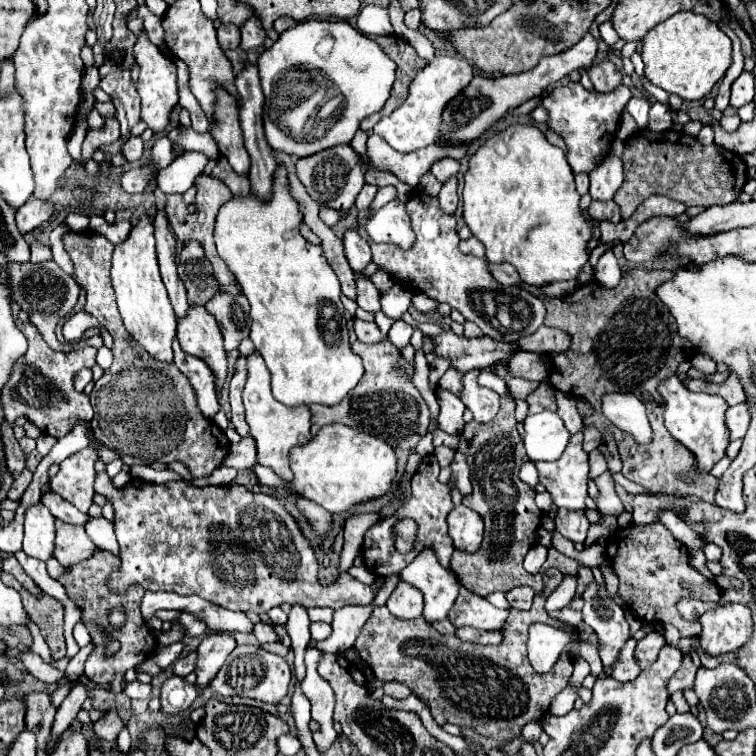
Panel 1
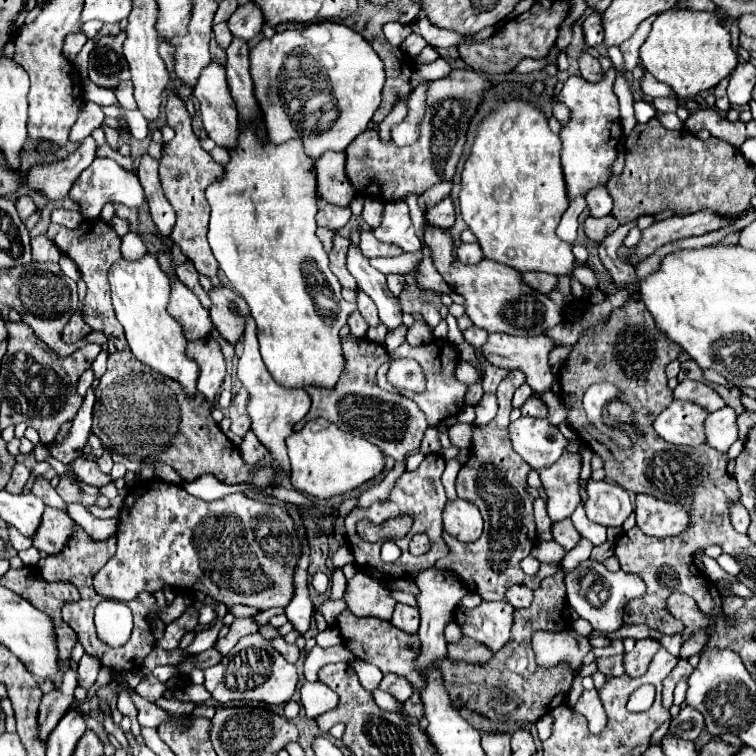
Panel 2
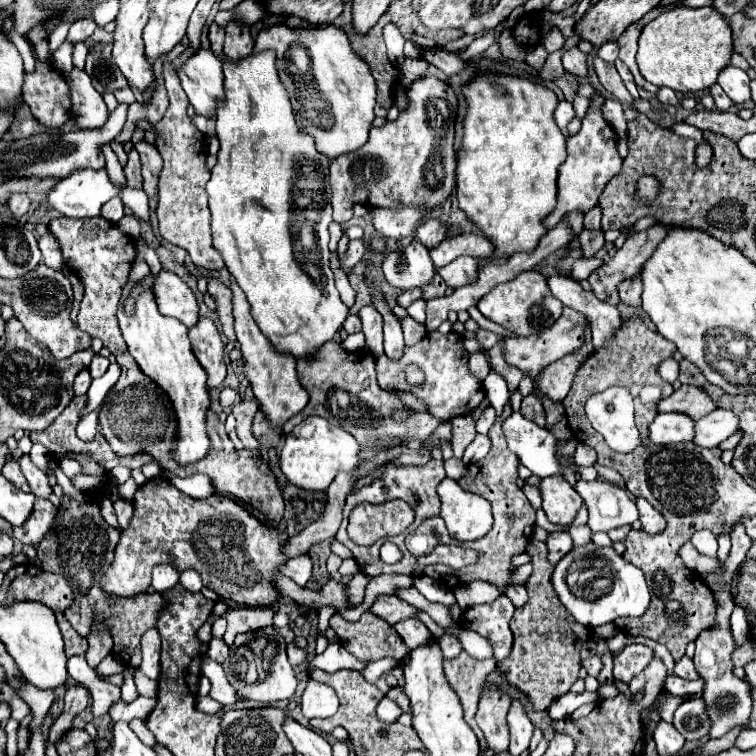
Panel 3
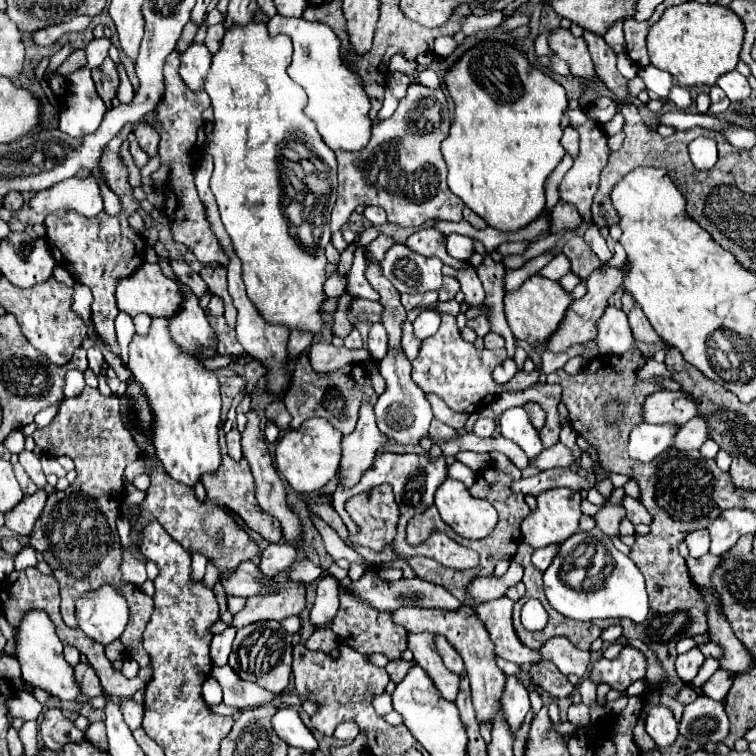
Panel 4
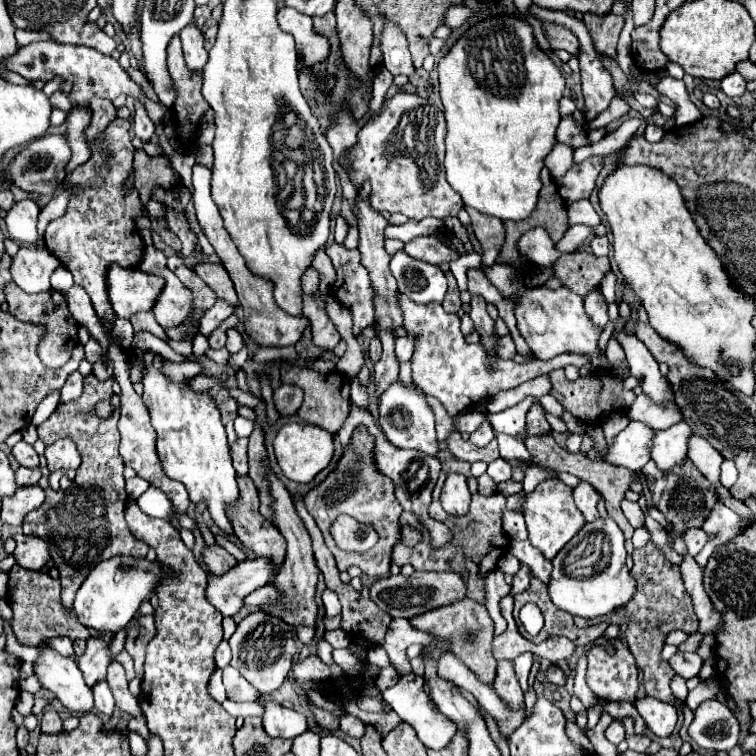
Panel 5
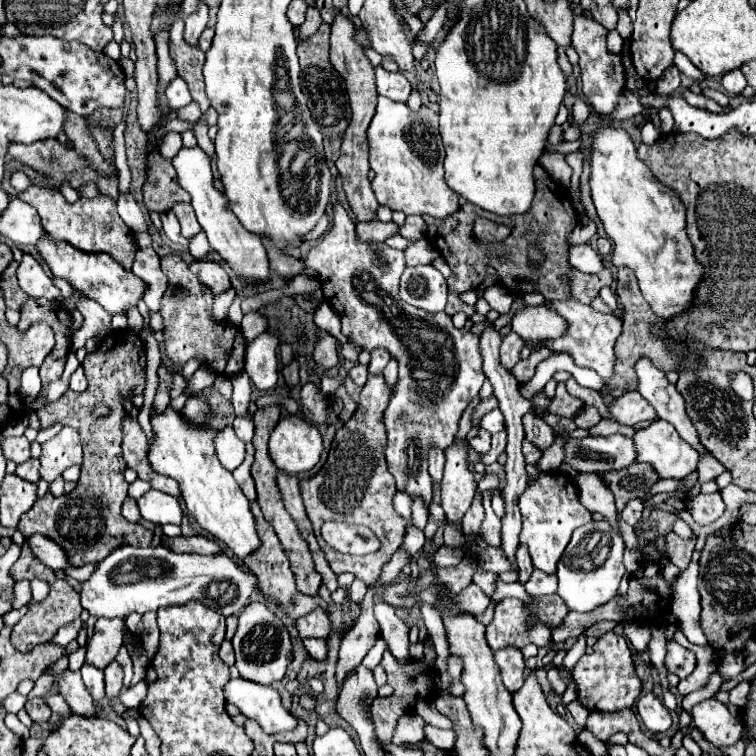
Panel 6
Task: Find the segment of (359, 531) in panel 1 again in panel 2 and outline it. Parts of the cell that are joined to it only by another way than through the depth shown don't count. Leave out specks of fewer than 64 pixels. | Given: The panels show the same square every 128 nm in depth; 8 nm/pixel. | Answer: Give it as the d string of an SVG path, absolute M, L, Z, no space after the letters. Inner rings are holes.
M346 338L342 342L342 350L346 356L346 364L348 364L348 372L344 372L344 376L340 378L340 384L336 384L336 388L332 392L324 392L324 388L306 388L306 392L312 398L312 408L308 412L308 416L304 418L304 422L316 420L316 418L326 418L334 424L338 424L340 428L348 430L348 432L356 432L356 436L364 436L366 440L372 440L376 446L382 448L382 452L386 456L392 456L396 460L394 470L390 470L382 482L378 482L376 486L368 488L360 498L358 498L358 508L368 508L374 502L384 502L388 500L396 480L404 474L406 470L406 454L410 454L412 450L420 448L420 442L424 438L424 432L428 428L426 416L424 412L418 408L418 404L398 392L388 392L382 390L376 382L376 370L388 362L388 352L382 344L370 342L370 340L362 340L362 338ZM334 568L330 580L332 580L332 594L330 594L330 598L334 598L334 600L342 598L344 596L344 588L346 588L346 578L342 574L342 568Z

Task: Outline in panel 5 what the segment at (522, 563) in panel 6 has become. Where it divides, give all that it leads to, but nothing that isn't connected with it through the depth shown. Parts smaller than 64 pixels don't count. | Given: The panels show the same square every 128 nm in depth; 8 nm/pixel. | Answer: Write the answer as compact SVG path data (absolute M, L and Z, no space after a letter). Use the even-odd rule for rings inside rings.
M522 564L520 570L518 570L518 574L512 580L512 586L510 586L512 588L512 594L524 592L528 588L528 584L530 584L530 568L526 564Z

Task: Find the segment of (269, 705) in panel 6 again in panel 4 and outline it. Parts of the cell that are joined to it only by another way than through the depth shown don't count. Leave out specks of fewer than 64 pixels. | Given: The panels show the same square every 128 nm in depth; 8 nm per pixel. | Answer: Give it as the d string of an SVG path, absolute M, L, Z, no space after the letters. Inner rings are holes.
M212 676L206 678L206 682L202 686L202 696L204 696L206 704L218 704L218 702L222 702L222 690L220 690L218 682ZM280 708L272 718L272 726L288 746L296 746L306 754L314 754L318 750L318 740L304 726L304 722L300 720L294 708Z

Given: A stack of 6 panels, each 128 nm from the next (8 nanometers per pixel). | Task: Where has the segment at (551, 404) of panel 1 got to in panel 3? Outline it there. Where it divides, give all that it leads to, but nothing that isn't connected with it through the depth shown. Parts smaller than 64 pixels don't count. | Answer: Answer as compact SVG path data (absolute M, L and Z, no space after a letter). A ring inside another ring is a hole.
M530 394L530 396L526 396L526 398L522 400L522 408L520 408L520 412L522 412L524 418L536 422L538 426L544 426L544 424L546 424L546 420L544 420L544 418L546 418L544 408L542 408L540 400L538 400L534 394Z

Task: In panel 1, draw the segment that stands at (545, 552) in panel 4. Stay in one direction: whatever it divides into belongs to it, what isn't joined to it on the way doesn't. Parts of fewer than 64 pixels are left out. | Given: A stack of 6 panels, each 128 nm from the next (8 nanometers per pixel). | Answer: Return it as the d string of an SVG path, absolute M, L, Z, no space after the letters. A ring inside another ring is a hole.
M560 508L556 516L556 532L572 542L584 542L590 522L586 518L586 510L566 510Z

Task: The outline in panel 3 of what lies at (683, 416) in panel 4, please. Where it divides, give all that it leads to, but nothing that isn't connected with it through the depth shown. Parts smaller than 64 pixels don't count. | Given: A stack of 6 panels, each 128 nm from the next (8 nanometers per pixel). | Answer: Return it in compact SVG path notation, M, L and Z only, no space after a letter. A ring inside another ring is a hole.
M680 386L680 390L658 404L658 412L684 412L694 420L700 420L716 408L716 402L696 386Z

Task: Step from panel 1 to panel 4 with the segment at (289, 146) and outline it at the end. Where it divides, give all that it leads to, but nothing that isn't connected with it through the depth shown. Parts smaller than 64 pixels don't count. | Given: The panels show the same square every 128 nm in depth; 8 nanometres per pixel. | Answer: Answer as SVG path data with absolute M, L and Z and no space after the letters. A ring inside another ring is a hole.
M274 16L268 20L268 34L286 34L292 40L294 54L288 66L288 76L300 84L308 94L308 104L304 114L316 124L318 134L324 144L332 150L362 150L370 140L372 120L368 112L372 108L368 94L364 92L362 80L356 72L348 70L340 58L340 38L334 30L320 22L306 22L304 18L284 18Z

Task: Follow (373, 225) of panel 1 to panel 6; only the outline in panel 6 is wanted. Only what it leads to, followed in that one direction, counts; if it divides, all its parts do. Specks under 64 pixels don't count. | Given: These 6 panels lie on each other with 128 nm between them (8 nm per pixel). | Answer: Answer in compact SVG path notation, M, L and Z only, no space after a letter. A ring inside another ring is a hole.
M412 266L402 272L400 298L426 312L440 312L446 306L446 278L434 266Z

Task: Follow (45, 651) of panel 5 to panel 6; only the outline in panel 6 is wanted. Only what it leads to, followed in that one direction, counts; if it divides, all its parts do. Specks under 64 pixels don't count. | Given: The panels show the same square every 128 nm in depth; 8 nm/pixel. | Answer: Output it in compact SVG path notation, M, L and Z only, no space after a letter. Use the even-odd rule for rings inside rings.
M66 668L58 676L58 692L68 702L74 714L88 716L88 718L94 716L94 702L92 702L92 696L88 696L88 690L82 682L80 672L72 672Z

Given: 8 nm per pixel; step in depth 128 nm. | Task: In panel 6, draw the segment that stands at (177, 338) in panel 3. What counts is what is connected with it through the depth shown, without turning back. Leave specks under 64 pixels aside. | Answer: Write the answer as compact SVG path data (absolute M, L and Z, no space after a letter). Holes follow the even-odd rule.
M154 406L150 408L150 424L152 424L152 430L154 430L154 438L152 438L152 446L150 446L150 464L152 468L158 472L158 474L164 474L164 476L170 476L174 478L178 484L180 484L180 490L182 490L182 500L188 508L188 512L194 514L196 522L206 528L210 534L214 534L214 538L218 542L222 542L226 548L230 548L238 558L244 558L248 556L250 552L254 552L254 548L258 548L260 544L260 538L256 534L256 524L254 524L254 516L250 512L250 506L248 506L248 498L244 496L244 492L240 492L240 486L236 484L234 476L230 470L226 470L218 456L216 456L216 448L214 448L214 438L218 434L216 428L212 426L196 426L196 424L190 424L184 416L182 416L182 410L178 408L170 408L166 406L162 412L158 412Z

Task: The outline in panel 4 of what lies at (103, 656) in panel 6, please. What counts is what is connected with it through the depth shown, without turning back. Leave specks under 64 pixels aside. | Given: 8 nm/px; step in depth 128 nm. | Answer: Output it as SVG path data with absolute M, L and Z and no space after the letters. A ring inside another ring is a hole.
M78 664L74 668L74 678L80 686L80 696L78 696L78 704L86 704L90 698L96 698L102 694L102 688L100 688L100 682L98 682L98 676L94 672L94 668L90 668L90 664Z

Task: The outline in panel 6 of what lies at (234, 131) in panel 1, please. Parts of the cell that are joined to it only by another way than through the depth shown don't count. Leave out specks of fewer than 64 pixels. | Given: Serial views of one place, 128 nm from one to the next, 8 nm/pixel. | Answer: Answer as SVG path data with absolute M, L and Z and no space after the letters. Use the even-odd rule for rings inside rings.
M200 2L198 12L190 14L184 22L186 22L184 40L186 40L190 46L196 46L196 44L198 44L198 38L200 38L200 34L202 34L202 30L204 30L206 24L208 24L208 6L206 6L204 2Z

